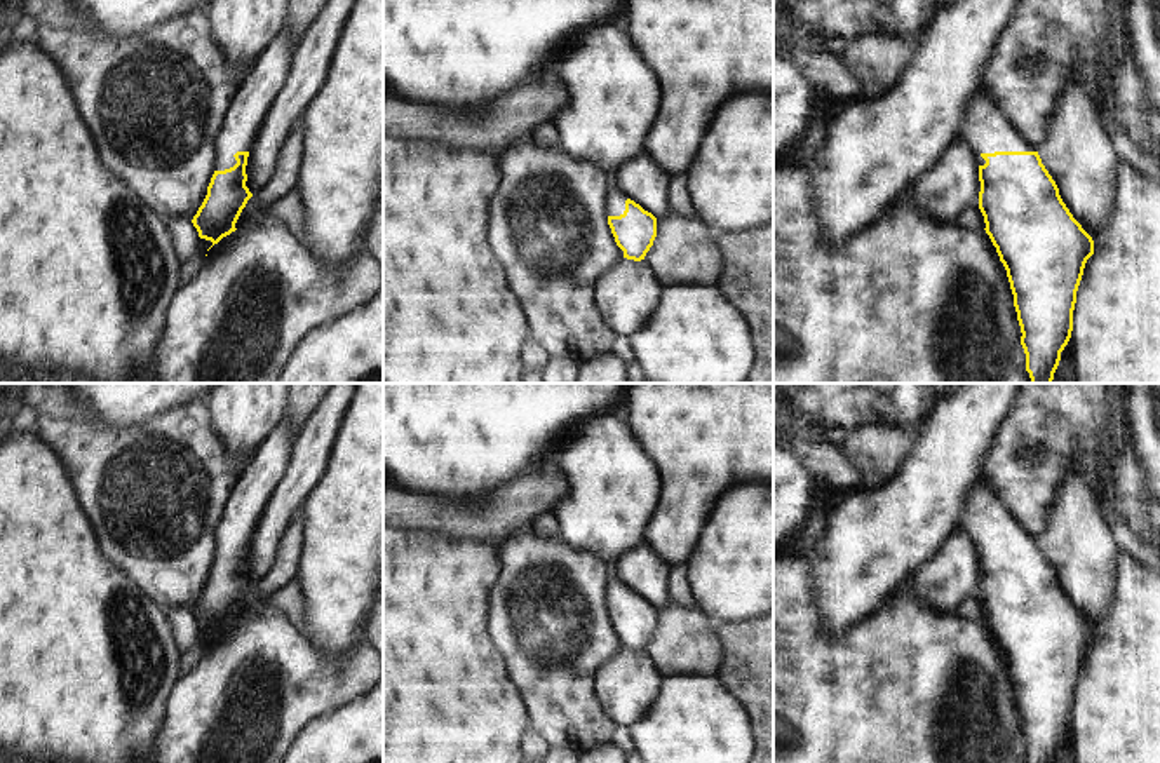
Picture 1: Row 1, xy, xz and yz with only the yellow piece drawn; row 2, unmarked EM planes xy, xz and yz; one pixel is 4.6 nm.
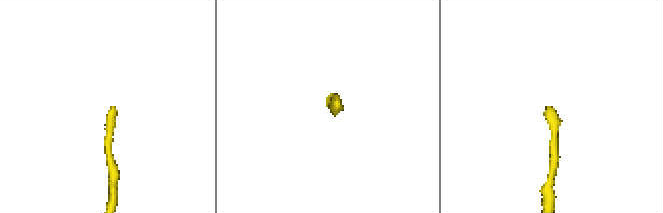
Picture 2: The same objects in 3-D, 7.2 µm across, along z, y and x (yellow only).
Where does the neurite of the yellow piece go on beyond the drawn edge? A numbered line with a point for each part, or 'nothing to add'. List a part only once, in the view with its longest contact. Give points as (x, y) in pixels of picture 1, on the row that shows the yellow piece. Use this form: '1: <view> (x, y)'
1: yz (984, 128)

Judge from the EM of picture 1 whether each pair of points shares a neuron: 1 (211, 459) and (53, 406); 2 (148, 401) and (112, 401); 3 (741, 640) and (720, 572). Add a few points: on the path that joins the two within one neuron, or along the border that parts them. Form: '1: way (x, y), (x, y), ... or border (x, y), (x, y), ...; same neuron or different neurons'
1: way (171, 462), (100, 453), (93, 446); same neuron
2: way (140, 401), (121, 401); same neuron
3: border (755, 619), (720, 624); different neurons

